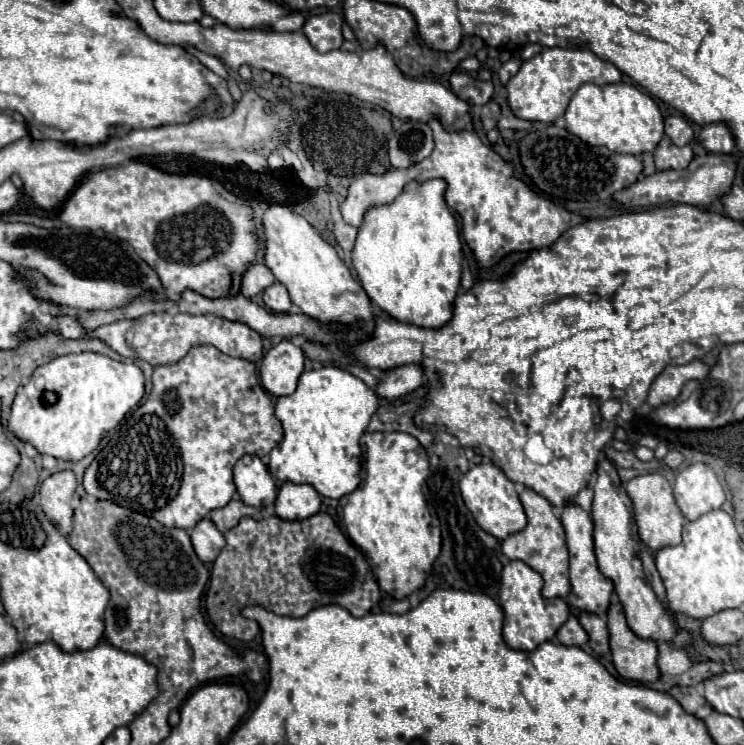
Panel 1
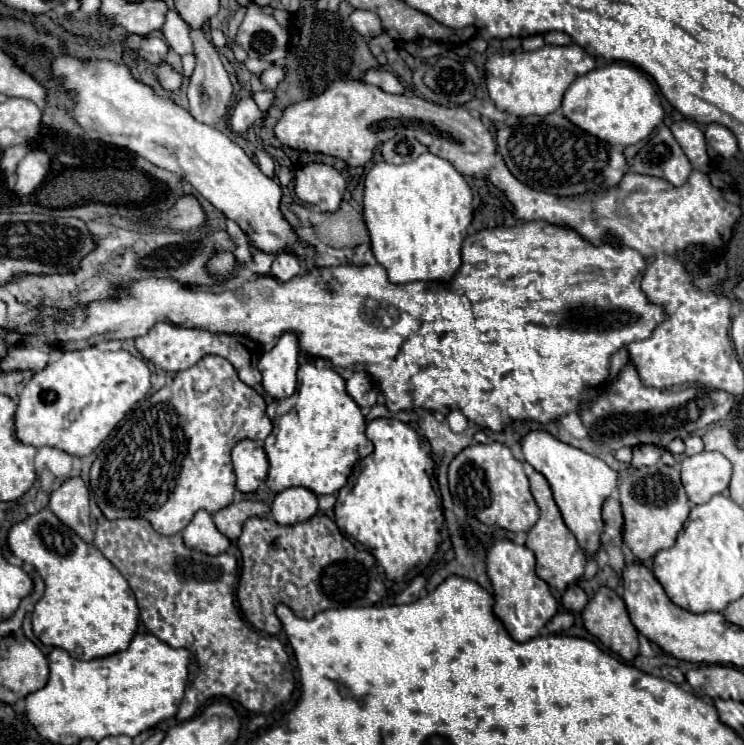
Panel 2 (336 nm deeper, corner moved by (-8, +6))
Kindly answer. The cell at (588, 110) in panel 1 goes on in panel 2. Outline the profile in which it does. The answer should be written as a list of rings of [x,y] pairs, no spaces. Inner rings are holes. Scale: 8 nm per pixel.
[[[618,62],[600,66],[586,76],[576,78],[564,94],[562,112],[572,124],[580,126],[588,134],[620,146],[632,146],[644,140],[658,124],[664,122],[664,108],[650,80],[640,70]]]

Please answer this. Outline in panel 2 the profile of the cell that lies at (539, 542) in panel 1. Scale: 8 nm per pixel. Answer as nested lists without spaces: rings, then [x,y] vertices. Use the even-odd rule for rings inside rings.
[[[538,472],[530,474],[530,490],[532,490],[532,496],[534,496],[538,508],[540,508],[540,518],[532,526],[532,530],[528,532],[526,546],[536,556],[536,574],[542,580],[546,580],[552,590],[564,592],[570,584],[574,584],[574,582],[578,582],[582,578],[584,566],[586,566],[586,554],[578,546],[574,534],[566,528],[566,524],[562,520],[562,514],[560,514],[554,498],[552,498],[550,486],[548,486],[548,482],[546,482],[546,478],[542,474],[538,474]]]

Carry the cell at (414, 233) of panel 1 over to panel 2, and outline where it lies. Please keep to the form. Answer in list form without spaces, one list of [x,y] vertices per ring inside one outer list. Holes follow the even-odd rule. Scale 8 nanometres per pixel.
[[[422,154],[420,158],[408,162],[408,164],[400,164],[400,166],[394,166],[394,164],[388,164],[388,162],[376,162],[372,166],[372,170],[366,174],[366,180],[364,180],[364,222],[368,226],[368,232],[370,232],[370,242],[372,242],[372,252],[378,260],[378,264],[382,264],[388,272],[388,280],[394,282],[394,284],[406,284],[406,282],[412,282],[412,280],[426,280],[426,282],[450,282],[456,274],[456,270],[460,268],[460,248],[462,248],[462,242],[466,238],[466,232],[468,232],[468,226],[472,222],[472,190],[468,186],[468,182],[464,180],[464,176],[444,158],[436,156],[436,154]]]

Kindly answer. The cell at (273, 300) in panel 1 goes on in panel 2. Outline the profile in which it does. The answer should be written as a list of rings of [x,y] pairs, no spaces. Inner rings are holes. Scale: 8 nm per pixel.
[[[278,254],[272,264],[272,276],[282,282],[288,282],[300,274],[300,260],[294,254]]]

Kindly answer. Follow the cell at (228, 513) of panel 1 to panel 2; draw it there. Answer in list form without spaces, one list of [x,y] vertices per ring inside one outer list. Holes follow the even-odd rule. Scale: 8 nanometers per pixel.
[[[240,500],[240,502],[232,502],[230,506],[218,510],[214,514],[214,524],[216,528],[228,536],[230,540],[236,540],[242,532],[242,524],[252,516],[254,508],[270,508],[264,502],[254,502],[254,500]]]

